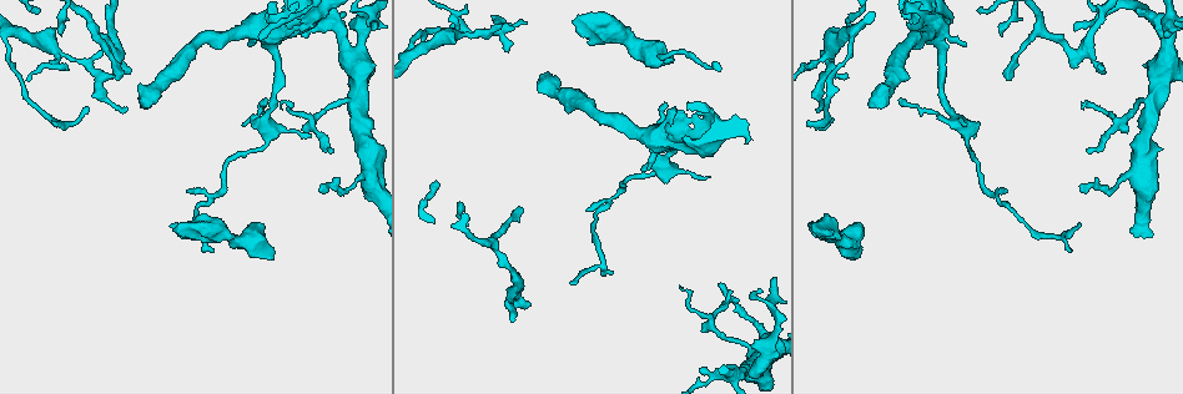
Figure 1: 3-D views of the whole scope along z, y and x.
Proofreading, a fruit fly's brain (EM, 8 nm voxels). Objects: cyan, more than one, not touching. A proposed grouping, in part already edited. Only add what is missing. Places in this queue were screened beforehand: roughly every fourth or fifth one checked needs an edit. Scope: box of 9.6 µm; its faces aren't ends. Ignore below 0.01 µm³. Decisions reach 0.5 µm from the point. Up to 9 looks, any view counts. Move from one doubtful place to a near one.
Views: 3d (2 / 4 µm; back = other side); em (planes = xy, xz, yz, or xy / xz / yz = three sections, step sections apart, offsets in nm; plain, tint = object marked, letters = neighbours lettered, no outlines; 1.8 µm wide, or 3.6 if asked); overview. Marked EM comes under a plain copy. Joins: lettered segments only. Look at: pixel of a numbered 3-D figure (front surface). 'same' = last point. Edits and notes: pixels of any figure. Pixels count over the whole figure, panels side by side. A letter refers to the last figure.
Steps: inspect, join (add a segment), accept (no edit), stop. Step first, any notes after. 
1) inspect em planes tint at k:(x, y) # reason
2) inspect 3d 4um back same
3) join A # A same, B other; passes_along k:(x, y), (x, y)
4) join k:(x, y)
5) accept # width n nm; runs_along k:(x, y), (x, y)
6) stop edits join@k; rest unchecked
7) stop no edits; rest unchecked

inspect em planes tint at 1:(311, 137) # an open end

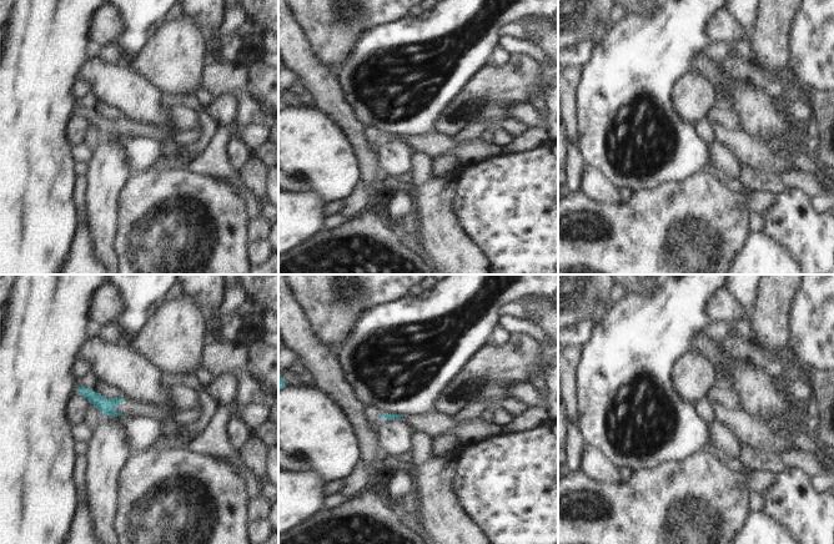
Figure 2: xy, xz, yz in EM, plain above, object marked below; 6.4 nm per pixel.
inspect em planes letters same

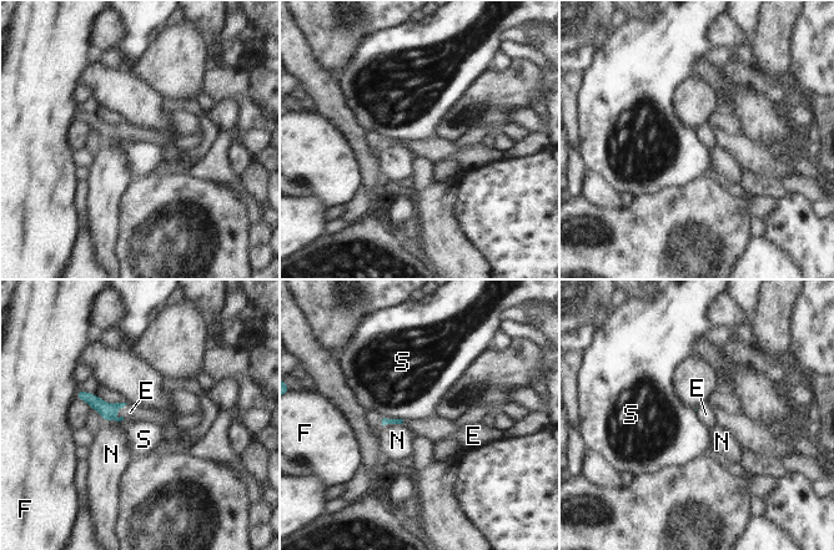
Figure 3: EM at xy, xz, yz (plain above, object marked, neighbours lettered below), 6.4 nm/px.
join E # E same, F other, N other, S other; passes_along 3:(107, 412), (117, 408), (130, 412); the neuron continues

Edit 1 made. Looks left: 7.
inspect overview # redraw

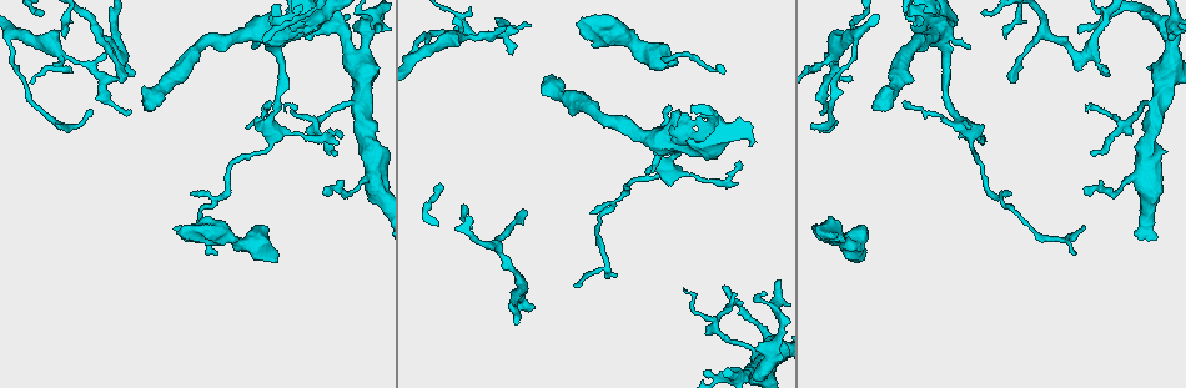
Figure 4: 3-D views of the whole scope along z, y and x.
inspect em 3.6um planes letters at 4:(120, 81) # an open end

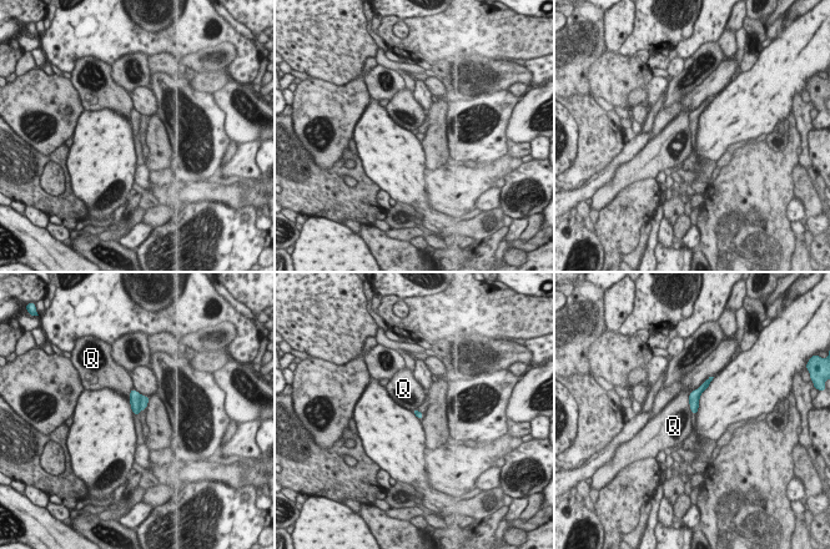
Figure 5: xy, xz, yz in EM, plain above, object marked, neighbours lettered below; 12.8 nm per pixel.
accept # Q other; runs_along 5:(707, 383), (694, 396), (694, 409); none of them fits

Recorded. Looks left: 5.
inspect em xz step 4 letters at 4:(511, 52) # free end

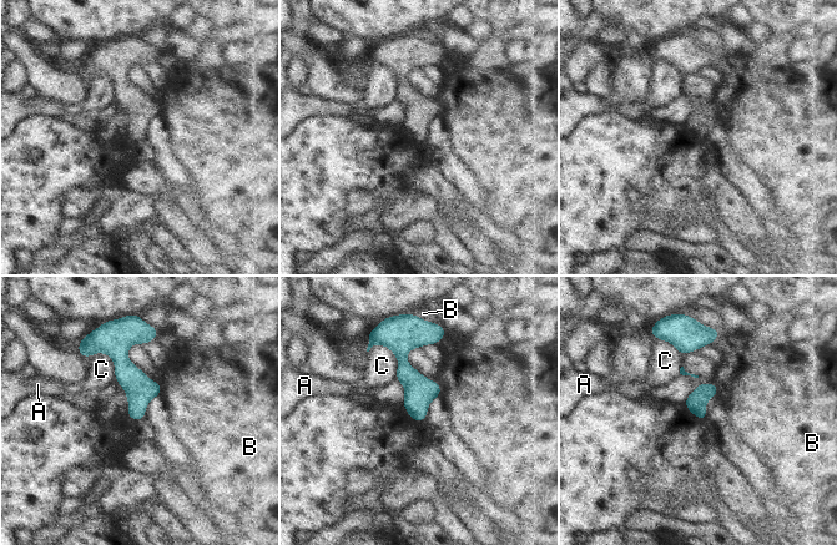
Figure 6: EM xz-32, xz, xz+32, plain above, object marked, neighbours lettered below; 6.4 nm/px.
accept # A other, B other, C other; border 6:(434, 381), (440, 387), (440, 395); none of them fits

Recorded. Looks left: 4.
inspect em planes tint at 4:(423, 54) # two arms in line, one across

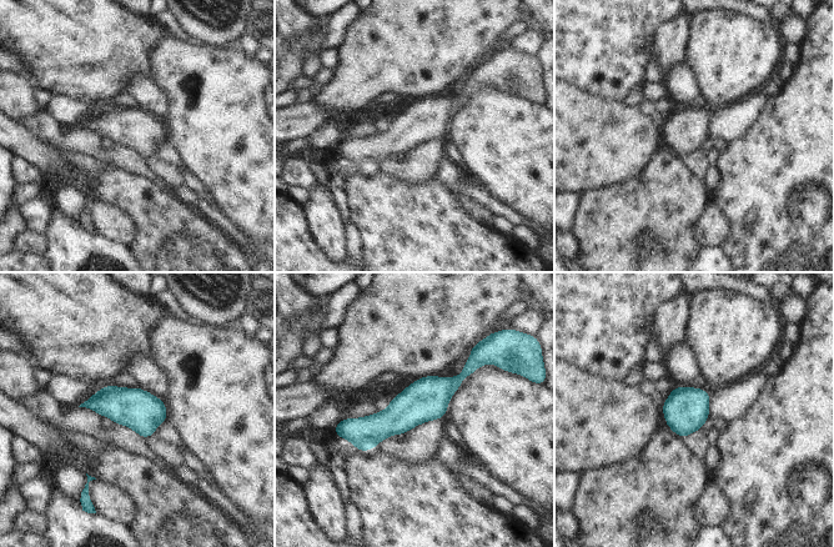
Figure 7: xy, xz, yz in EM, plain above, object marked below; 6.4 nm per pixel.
inspect em planes letters same # see the neighbours

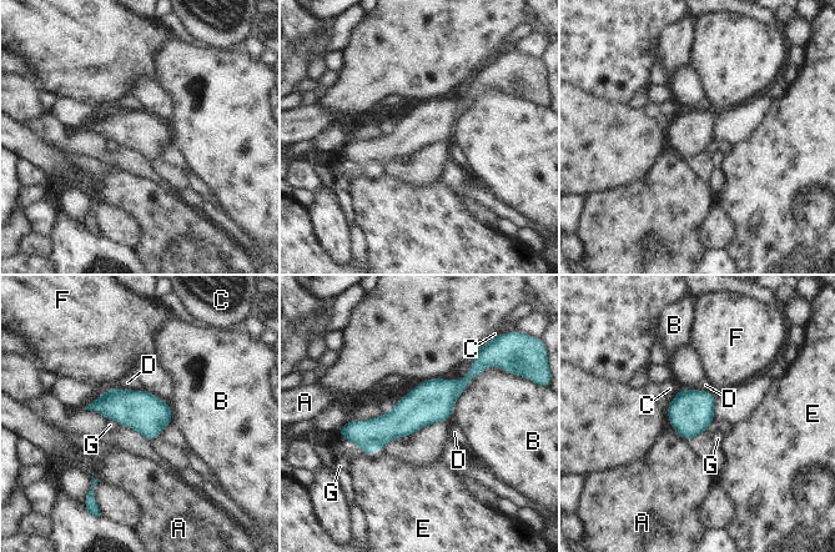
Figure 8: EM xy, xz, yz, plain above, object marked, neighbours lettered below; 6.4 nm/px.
accept # A other, B other, C other, D other, E other, F other, G other; border 8:(341, 437), (351, 441), (363, 452); none of them fits

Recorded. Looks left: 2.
stop edits join@3; rest unchecked

